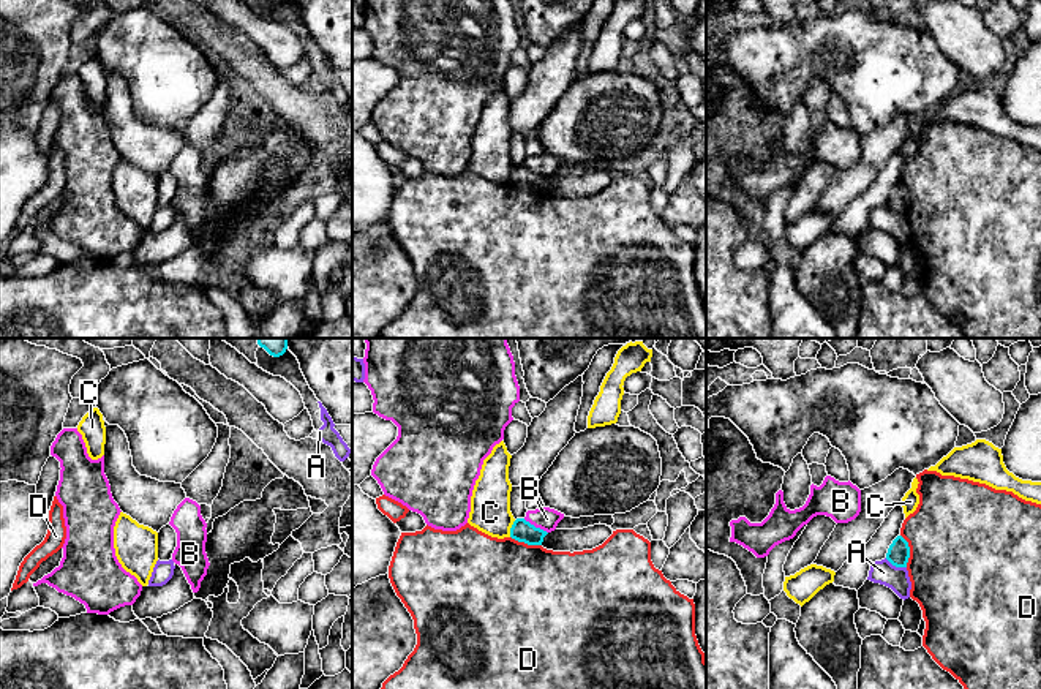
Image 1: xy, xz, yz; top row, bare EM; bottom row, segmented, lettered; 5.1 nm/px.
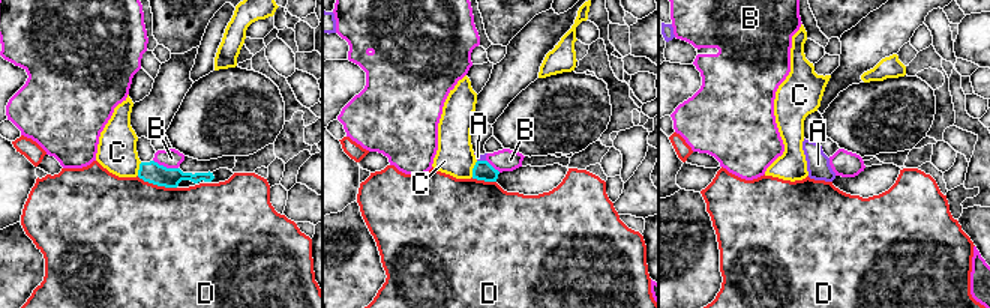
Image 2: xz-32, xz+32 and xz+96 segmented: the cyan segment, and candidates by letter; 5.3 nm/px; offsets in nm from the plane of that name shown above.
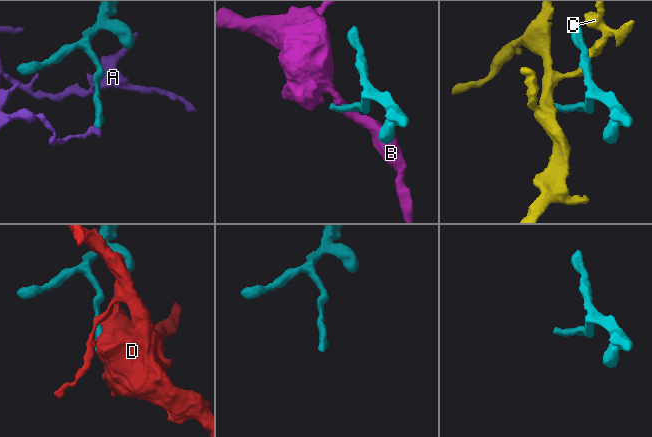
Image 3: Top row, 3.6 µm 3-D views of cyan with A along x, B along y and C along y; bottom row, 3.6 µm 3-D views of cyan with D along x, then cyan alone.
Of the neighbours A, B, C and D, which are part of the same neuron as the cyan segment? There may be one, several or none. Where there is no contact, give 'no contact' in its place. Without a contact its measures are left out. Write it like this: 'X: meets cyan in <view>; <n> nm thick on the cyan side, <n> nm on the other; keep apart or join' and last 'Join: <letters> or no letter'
A: meets cyan in yz; 110 nm thick on the cyan side, 120 nm on the other; keep apart
B: meets cyan in xz; 110 nm thick on the cyan side, 120 nm on the other; keep apart
C: meets cyan in xz; 110 nm thick on the cyan side, 200 nm on the other; keep apart
D: meets cyan in yz; 110 nm thick on the cyan side, 500 nm on the other; keep apart
Join: no letter

